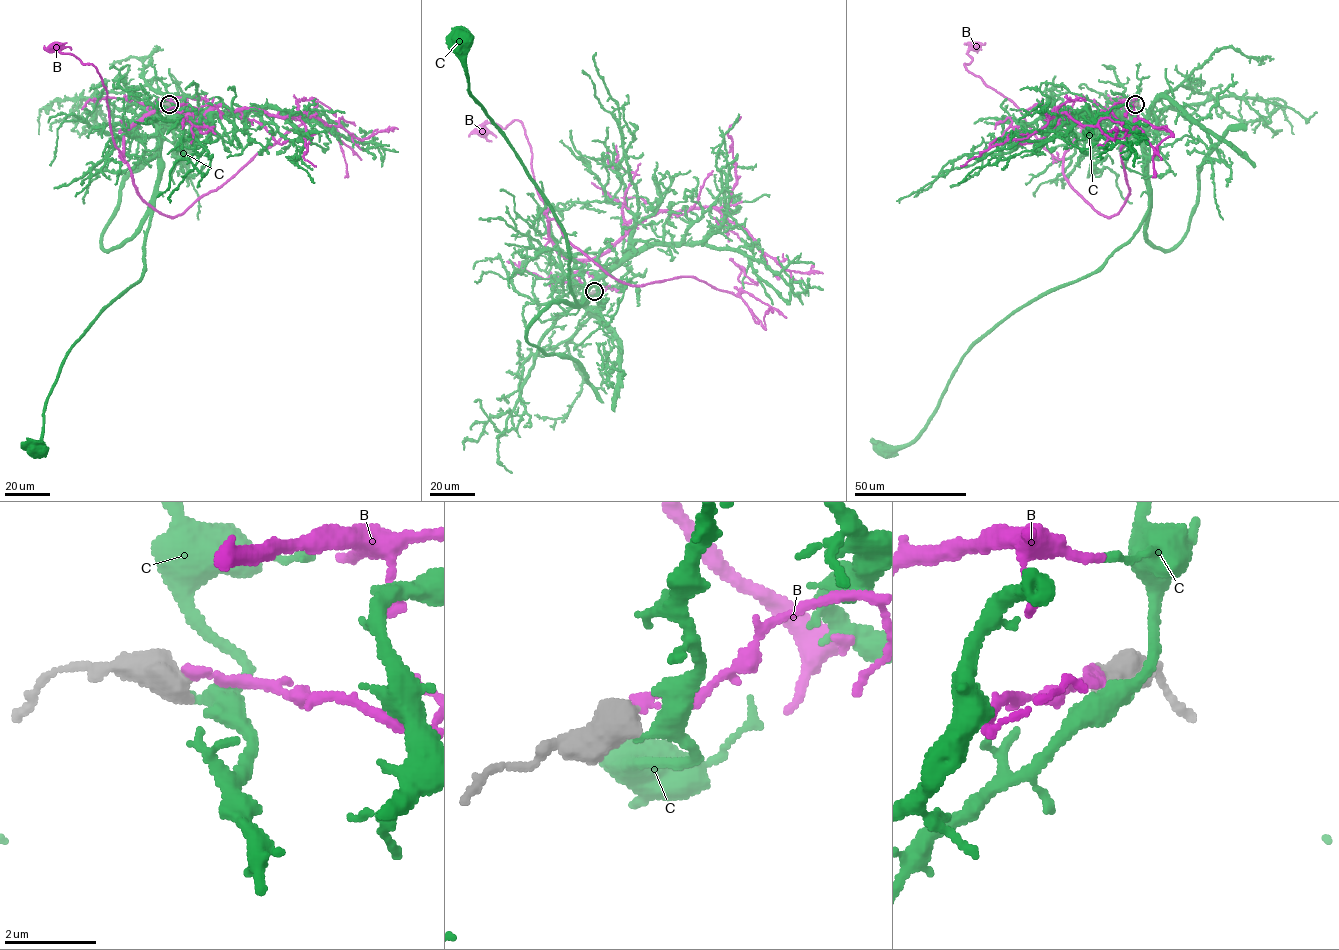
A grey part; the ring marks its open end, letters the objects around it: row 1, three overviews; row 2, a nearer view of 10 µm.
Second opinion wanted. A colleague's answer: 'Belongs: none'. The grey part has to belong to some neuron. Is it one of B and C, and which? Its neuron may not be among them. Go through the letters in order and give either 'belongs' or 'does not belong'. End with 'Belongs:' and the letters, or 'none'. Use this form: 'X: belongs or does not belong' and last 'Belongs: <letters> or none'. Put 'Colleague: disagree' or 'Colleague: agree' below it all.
B: belongs
C: does not belong
Belongs: B
Colleague: disagree

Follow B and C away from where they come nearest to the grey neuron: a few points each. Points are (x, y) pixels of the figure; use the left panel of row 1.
B: (169, 103), (182, 106), (186, 98), (156, 104), (129, 128), (121, 159), (99, 74), (57, 46)
C: (169, 105), (172, 119), (161, 138), (143, 275), (93, 320), (65, 357), (48, 396), (44, 430), (36, 449)

